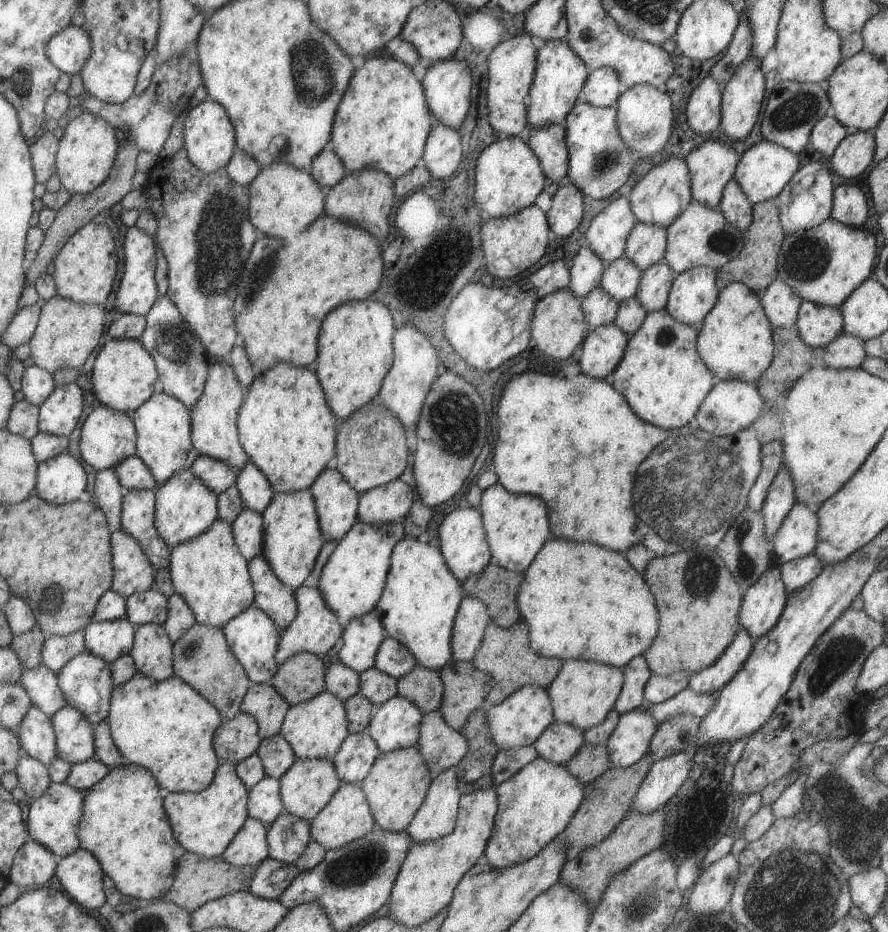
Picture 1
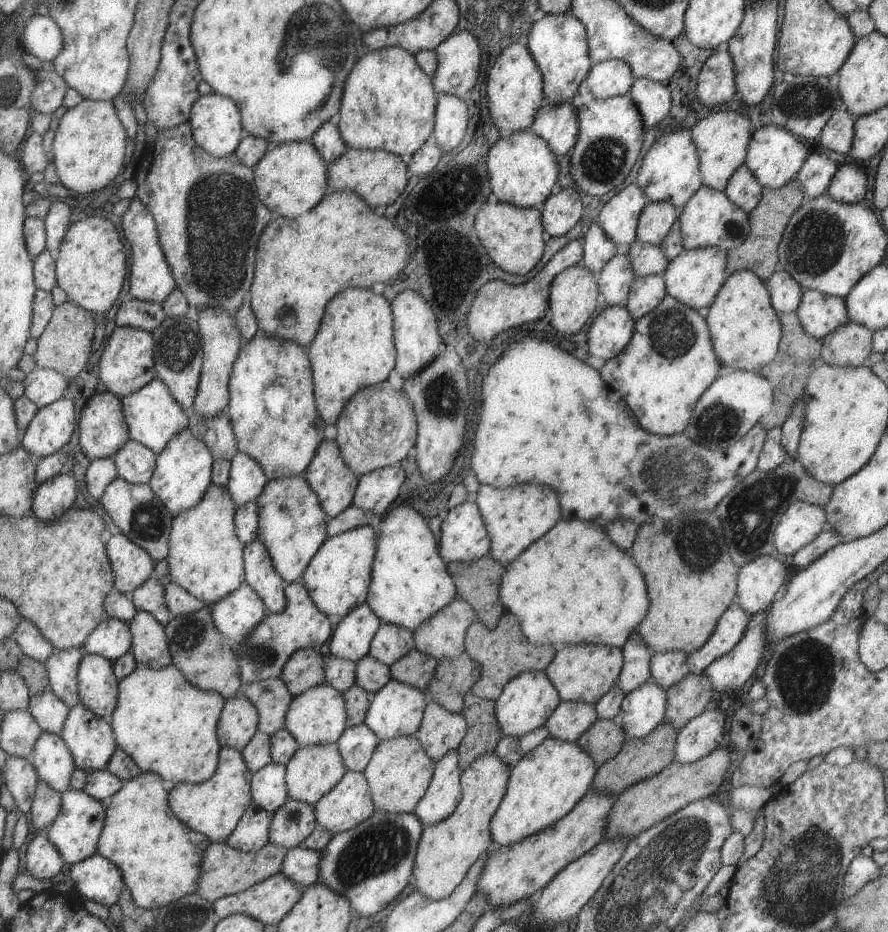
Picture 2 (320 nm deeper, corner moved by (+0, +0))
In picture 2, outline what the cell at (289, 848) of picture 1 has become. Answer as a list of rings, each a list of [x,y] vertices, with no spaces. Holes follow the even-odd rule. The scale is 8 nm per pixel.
[[[288,799],[270,816],[268,843],[285,850],[300,845],[316,828],[313,806]]]

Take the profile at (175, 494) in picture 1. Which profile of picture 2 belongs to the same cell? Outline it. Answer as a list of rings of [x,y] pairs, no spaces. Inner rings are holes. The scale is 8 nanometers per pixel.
[[[181,430],[173,438],[169,438],[167,446],[156,456],[156,466],[151,479],[146,484],[151,488],[155,498],[167,508],[172,517],[179,512],[191,510],[207,492],[211,484],[212,458],[203,446],[189,430]]]

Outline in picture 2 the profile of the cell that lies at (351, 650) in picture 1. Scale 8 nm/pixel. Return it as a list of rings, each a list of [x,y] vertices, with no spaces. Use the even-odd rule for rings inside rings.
[[[364,603],[341,618],[329,640],[330,654],[339,659],[359,661],[368,655],[370,643],[382,624]]]

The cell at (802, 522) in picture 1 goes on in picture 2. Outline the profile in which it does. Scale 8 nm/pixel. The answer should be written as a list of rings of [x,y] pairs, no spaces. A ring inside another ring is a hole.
[[[793,502],[783,512],[774,531],[773,546],[777,553],[793,555],[799,548],[813,542],[825,529],[823,507],[805,502]]]

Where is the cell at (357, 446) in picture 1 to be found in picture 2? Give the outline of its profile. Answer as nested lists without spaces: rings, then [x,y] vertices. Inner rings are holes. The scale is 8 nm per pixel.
[[[387,380],[355,392],[341,410],[334,427],[337,429],[334,441],[339,448],[343,464],[358,478],[373,470],[399,464],[406,458],[407,452],[415,445],[416,440],[416,419],[413,408],[402,390],[395,390]]]

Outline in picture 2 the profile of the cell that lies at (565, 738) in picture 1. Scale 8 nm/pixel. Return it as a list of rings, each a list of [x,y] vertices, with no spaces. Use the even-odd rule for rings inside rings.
[[[582,700],[579,702],[560,701],[547,718],[545,728],[549,737],[561,742],[575,743],[595,720],[598,718],[593,705],[585,704]]]

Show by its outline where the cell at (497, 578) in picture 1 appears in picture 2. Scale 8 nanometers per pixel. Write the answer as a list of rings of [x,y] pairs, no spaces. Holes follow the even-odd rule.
[[[485,555],[471,562],[449,562],[446,570],[456,589],[456,597],[467,602],[476,615],[476,621],[481,622],[487,630],[497,626],[497,622],[505,611],[499,601],[499,584],[504,567],[491,556]]]

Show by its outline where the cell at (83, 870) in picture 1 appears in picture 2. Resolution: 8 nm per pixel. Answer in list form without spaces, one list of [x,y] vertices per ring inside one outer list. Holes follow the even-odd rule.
[[[99,854],[71,864],[69,876],[78,896],[107,907],[118,903],[119,892],[124,889],[117,866]]]

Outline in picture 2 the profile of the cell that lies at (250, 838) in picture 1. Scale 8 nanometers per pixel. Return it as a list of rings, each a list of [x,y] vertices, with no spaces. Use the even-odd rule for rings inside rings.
[[[250,803],[224,844],[241,852],[255,852],[268,844],[271,814]]]

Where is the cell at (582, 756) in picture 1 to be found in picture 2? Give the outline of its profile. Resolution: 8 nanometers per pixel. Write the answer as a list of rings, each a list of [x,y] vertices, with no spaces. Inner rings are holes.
[[[598,718],[577,738],[575,744],[581,750],[585,750],[587,756],[595,762],[595,766],[599,767],[614,758],[624,742],[625,735],[618,720]]]

